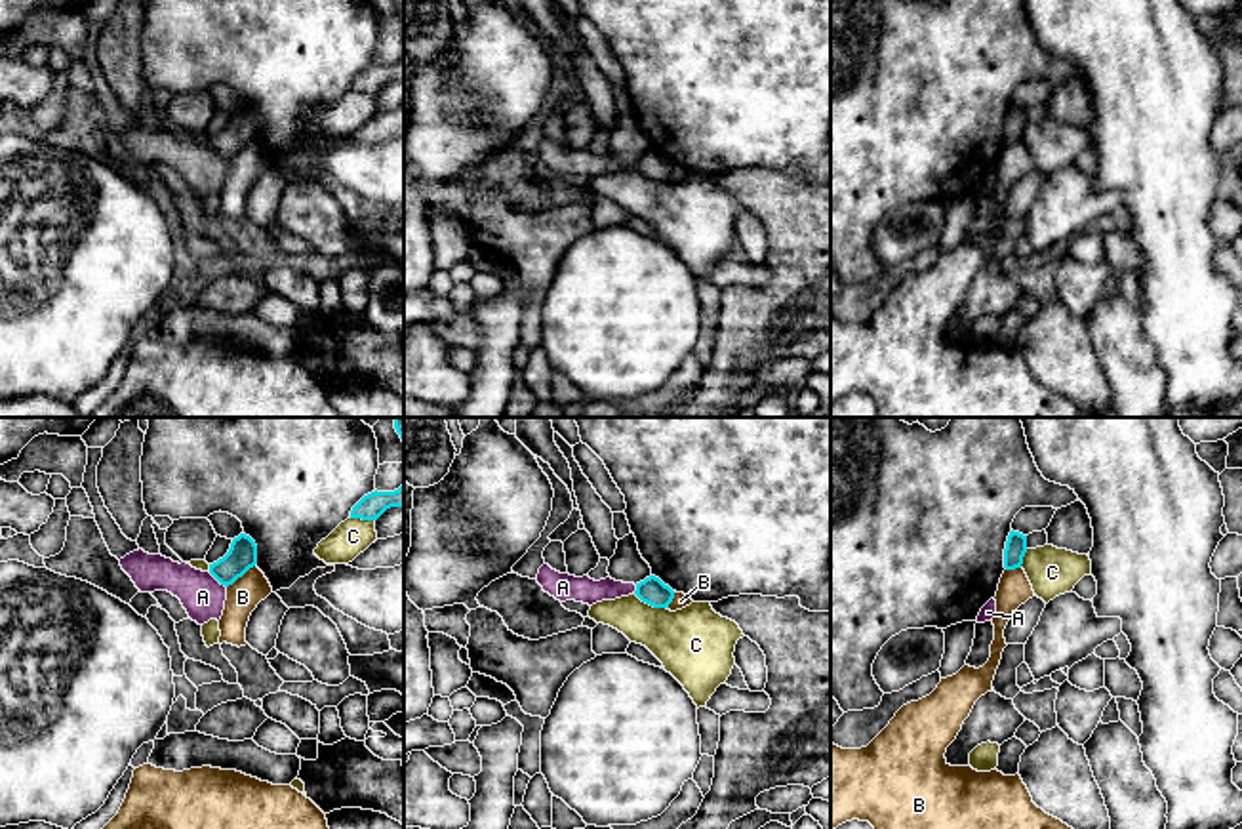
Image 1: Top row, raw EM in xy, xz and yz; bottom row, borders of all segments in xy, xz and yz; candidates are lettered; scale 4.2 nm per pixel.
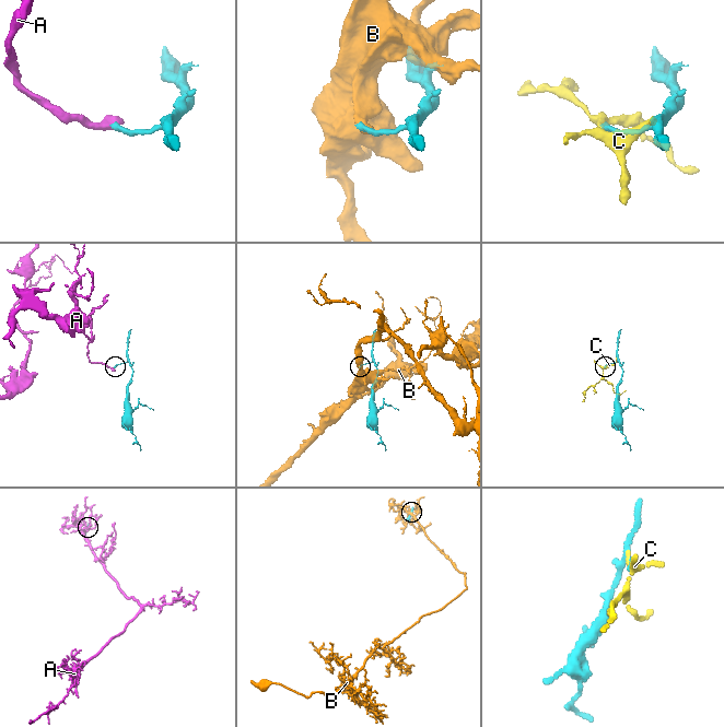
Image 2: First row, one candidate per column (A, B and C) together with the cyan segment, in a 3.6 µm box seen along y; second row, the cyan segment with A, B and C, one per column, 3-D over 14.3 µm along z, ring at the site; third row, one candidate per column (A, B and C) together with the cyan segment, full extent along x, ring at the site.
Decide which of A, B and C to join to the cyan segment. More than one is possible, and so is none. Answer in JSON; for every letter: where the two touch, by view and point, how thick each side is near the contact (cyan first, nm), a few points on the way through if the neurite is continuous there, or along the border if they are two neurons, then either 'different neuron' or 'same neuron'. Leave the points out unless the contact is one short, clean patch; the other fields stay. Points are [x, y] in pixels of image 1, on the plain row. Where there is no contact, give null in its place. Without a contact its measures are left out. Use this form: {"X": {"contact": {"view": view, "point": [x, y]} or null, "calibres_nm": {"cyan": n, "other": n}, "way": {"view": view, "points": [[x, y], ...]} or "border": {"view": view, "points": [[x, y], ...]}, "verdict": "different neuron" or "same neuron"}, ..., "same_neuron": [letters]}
{"A": {"contact": {"view": "xy", "point": [218, 153]}, "calibres_nm": {"cyan": 130, "other": 180}, "border": {"view": "xy", "points": [[208, 145], [225, 161]]}, "verdict": "different neuron"}, "B": {"contact": {"view": "xy", "point": [240, 149]}, "calibres_nm": {"cyan": 130, "other": 140}, "verdict": "different neuron"}, "C": {"contact": {"view": "xz", "point": [650, 178]}, "calibres_nm": {"cyan": 120, "other": 320}, "verdict": "different neuron"}, "same_neuron": []}

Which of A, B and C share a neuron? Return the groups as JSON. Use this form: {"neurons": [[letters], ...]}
{"neurons": [["A"], ["B"], ["C"]]}

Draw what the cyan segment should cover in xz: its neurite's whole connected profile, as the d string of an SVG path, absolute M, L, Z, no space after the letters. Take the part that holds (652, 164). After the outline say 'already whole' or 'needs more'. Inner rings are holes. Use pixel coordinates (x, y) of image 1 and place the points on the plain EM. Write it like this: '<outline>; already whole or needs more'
M655 149L636 156L634 168L653 181L669 181L674 172L674 164Z; already whole

